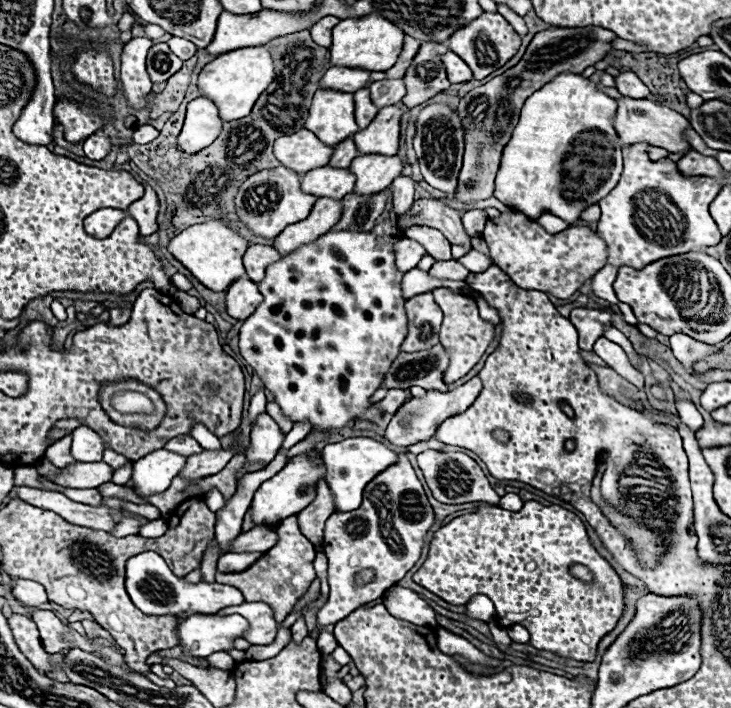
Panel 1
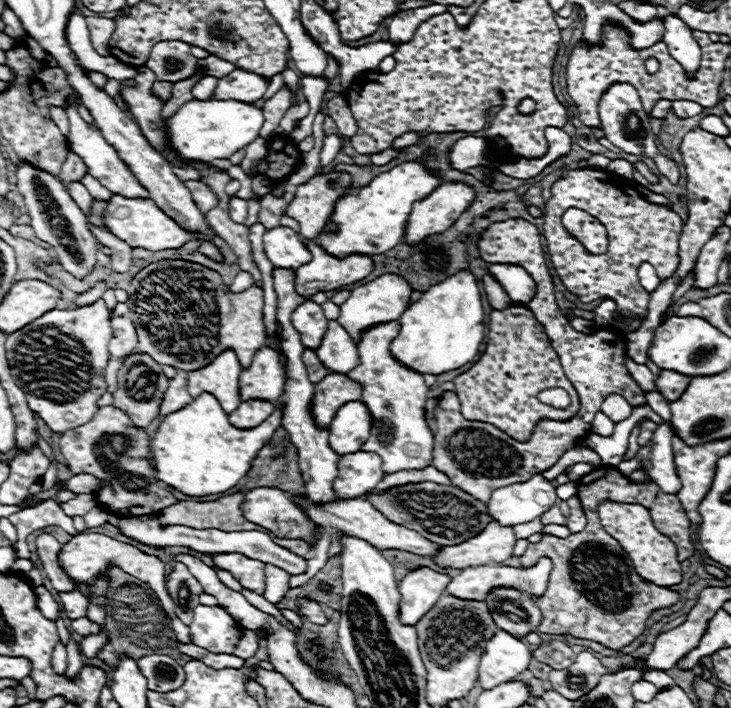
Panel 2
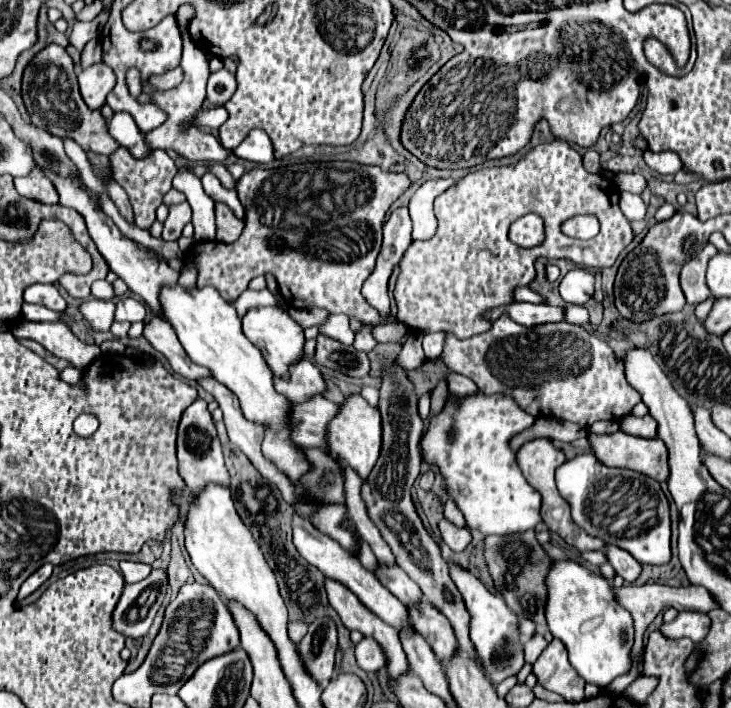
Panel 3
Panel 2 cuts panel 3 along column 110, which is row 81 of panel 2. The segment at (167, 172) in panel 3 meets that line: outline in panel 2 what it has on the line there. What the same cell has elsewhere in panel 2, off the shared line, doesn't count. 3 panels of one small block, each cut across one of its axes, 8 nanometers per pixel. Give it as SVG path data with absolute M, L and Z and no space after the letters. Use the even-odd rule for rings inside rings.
M156 80L154 86L152 86L152 92L160 98L162 104L166 104L166 102L170 100L170 96L172 96L172 86L174 86L174 82L162 82L162 80Z

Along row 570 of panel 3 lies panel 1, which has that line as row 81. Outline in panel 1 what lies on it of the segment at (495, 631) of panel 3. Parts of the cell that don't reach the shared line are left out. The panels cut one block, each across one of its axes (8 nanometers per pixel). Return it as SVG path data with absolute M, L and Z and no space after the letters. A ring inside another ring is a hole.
M446 52L442 56L442 62L446 66L446 74L448 74L448 80L452 84L464 84L464 82L470 82L474 80L472 76L472 70L466 66L466 62L462 62L462 58L458 58L454 52Z

